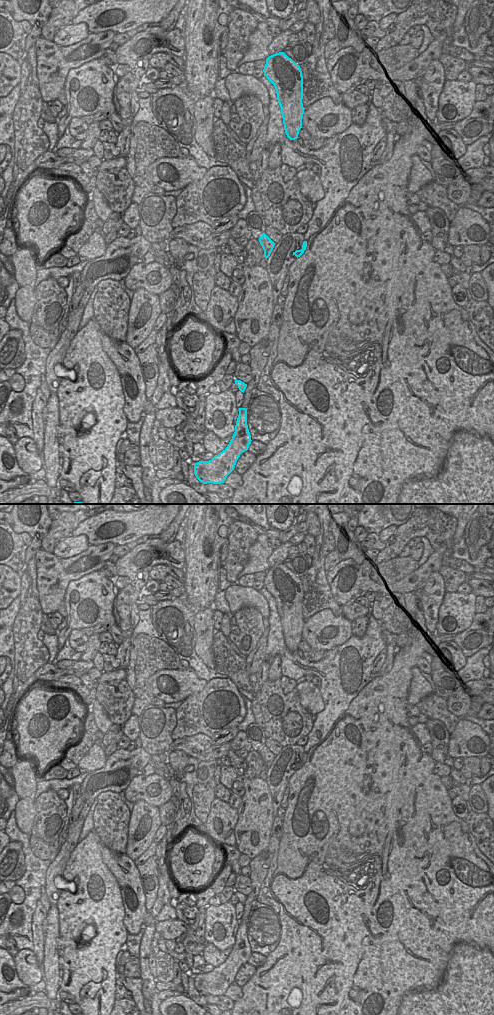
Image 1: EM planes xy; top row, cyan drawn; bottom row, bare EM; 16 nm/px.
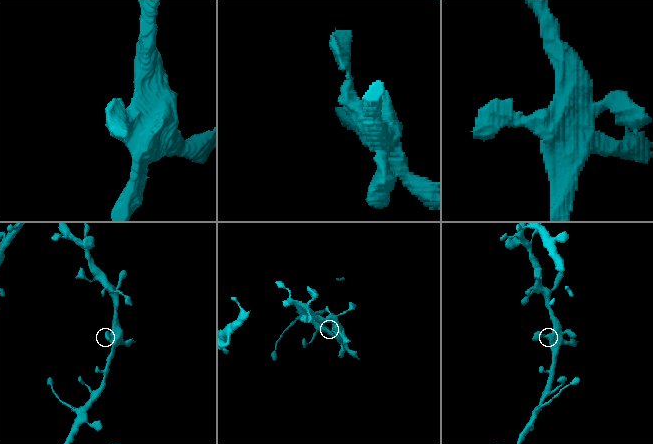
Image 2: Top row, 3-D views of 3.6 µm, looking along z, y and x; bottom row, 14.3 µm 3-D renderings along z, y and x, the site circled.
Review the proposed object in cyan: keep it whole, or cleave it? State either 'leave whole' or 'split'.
leave whole

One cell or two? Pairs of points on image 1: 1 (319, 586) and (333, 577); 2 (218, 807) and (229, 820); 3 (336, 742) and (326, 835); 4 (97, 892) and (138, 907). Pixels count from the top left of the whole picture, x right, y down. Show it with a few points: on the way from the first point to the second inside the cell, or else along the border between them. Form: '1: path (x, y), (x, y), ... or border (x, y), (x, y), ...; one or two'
1: border (326, 572), (326, 581), (330, 594), (336, 603); two
2: path (219, 810), (226, 817); one
3: path (336, 765), (336, 812); one
4: border (115, 879), (123, 906), (124, 924); two

